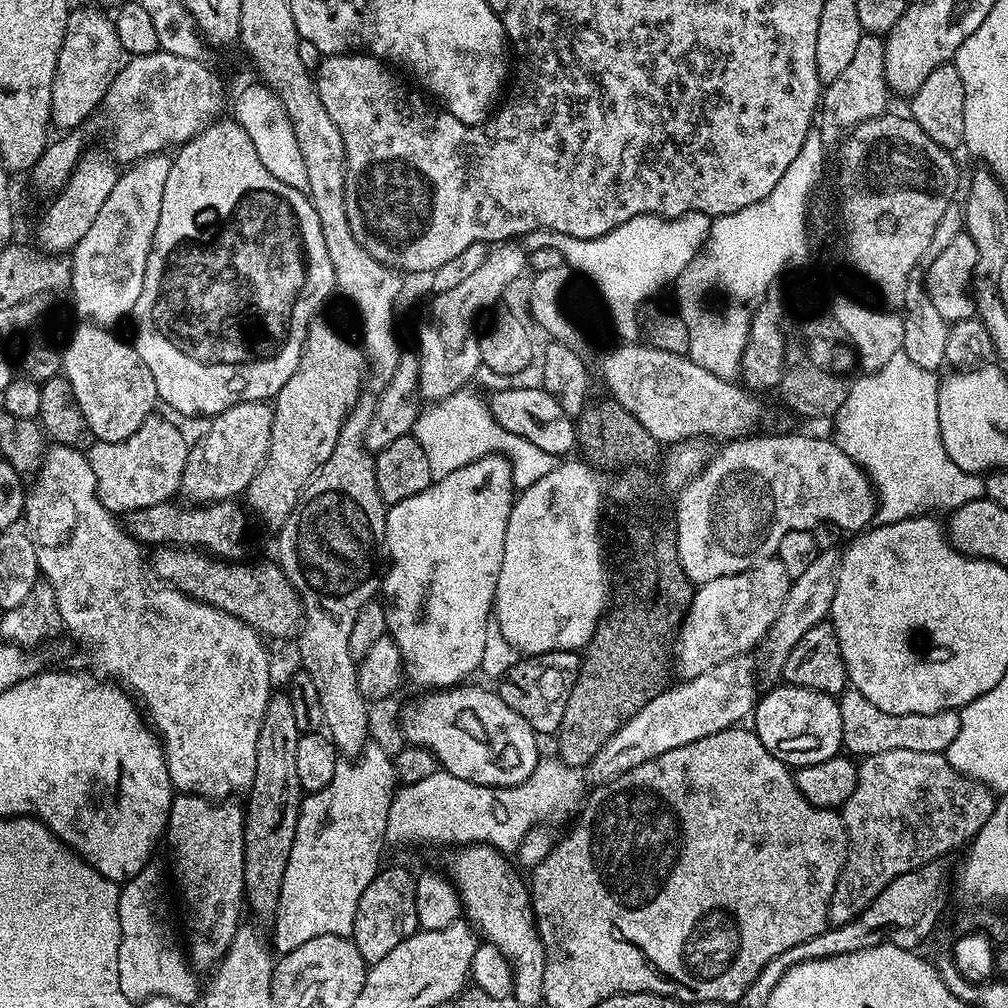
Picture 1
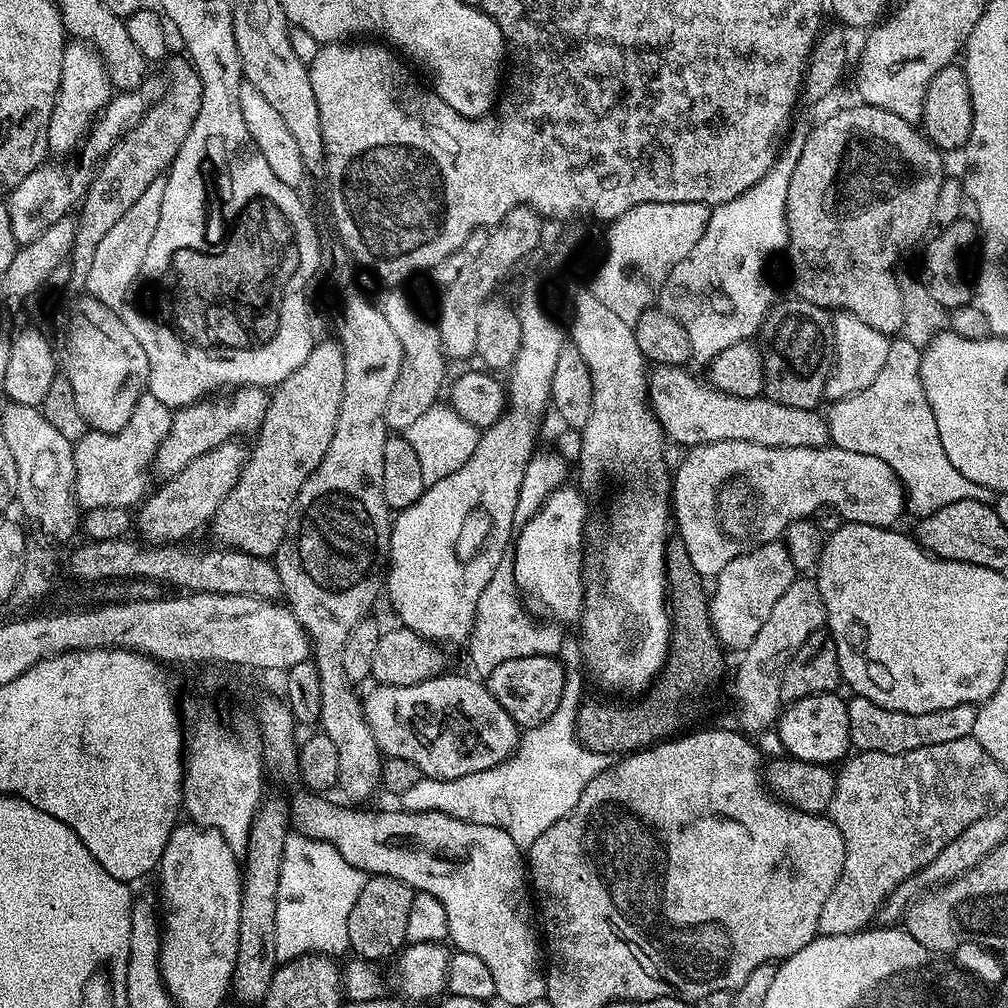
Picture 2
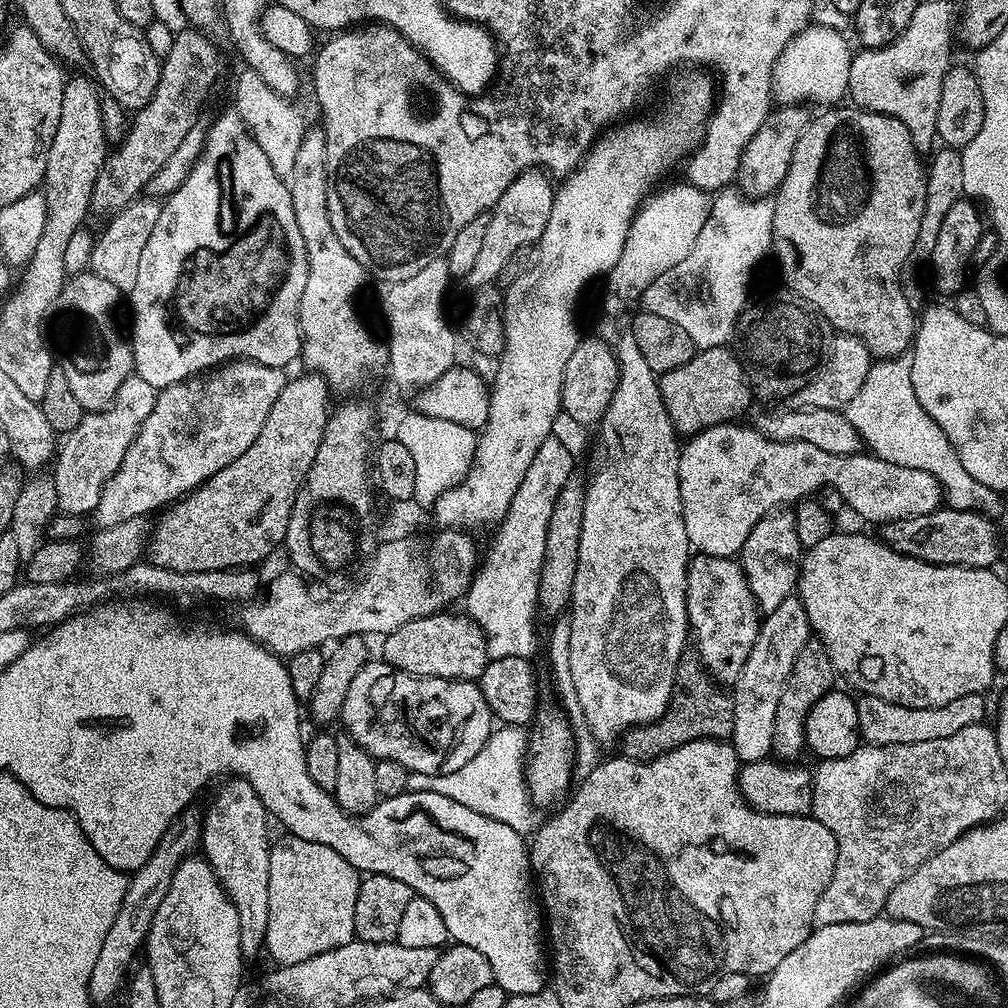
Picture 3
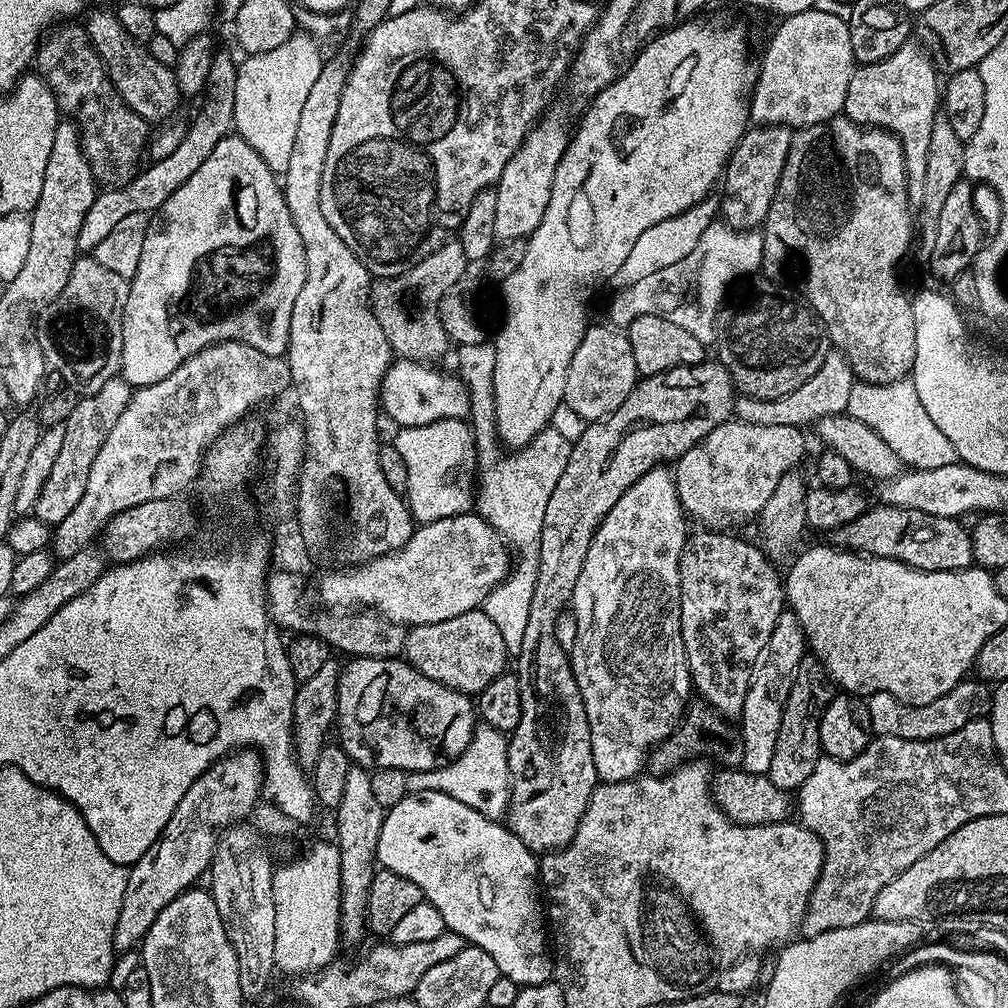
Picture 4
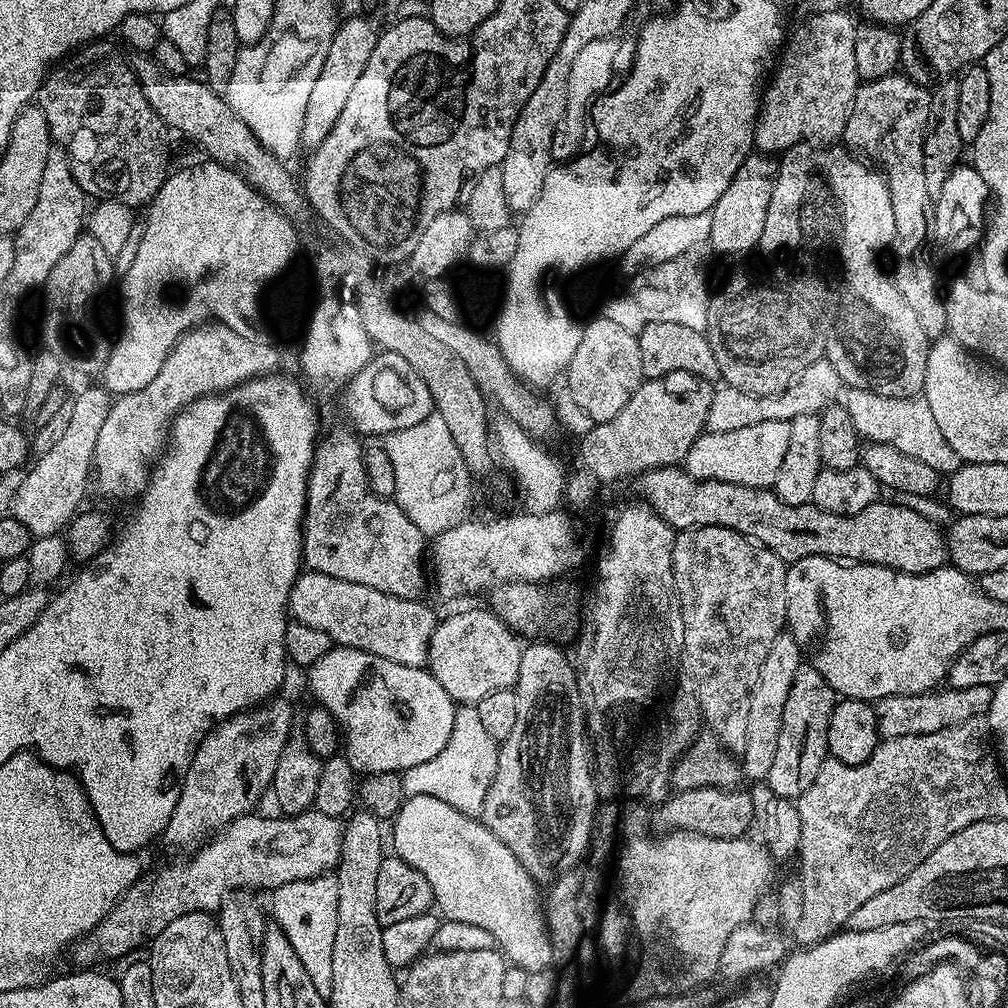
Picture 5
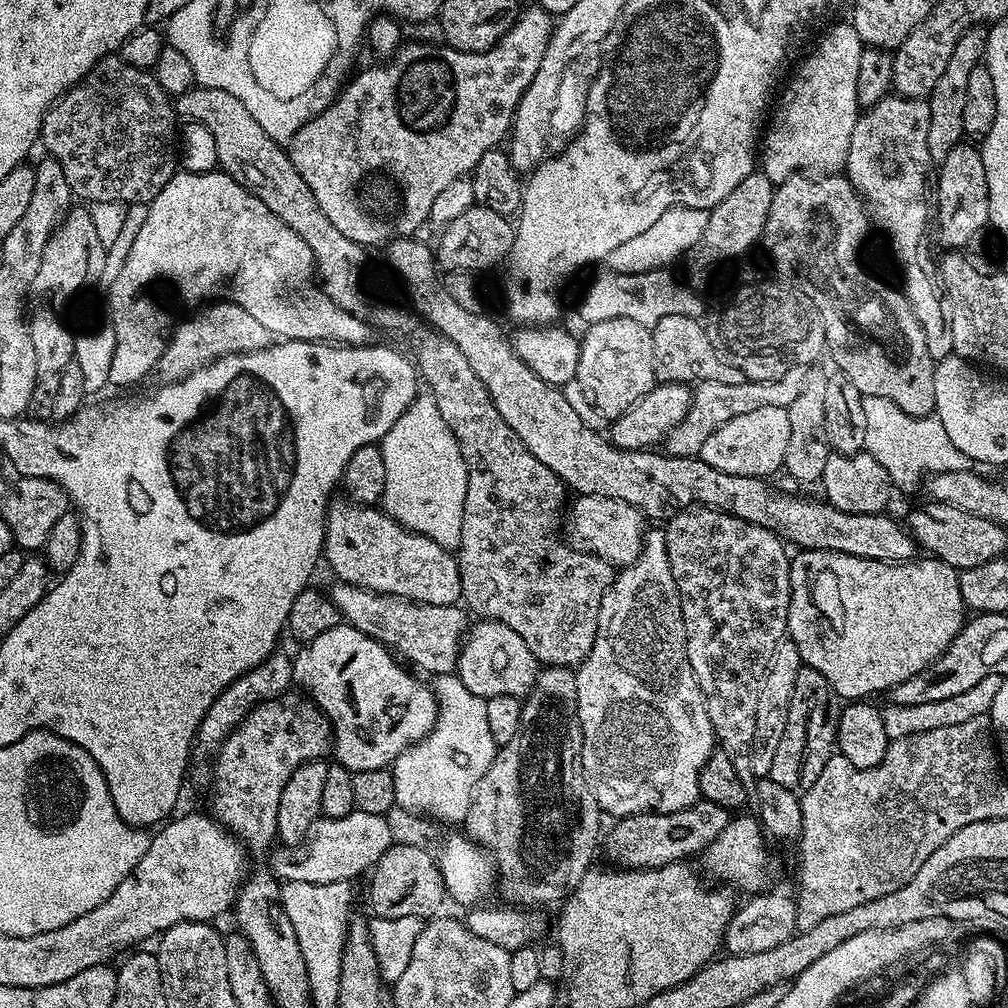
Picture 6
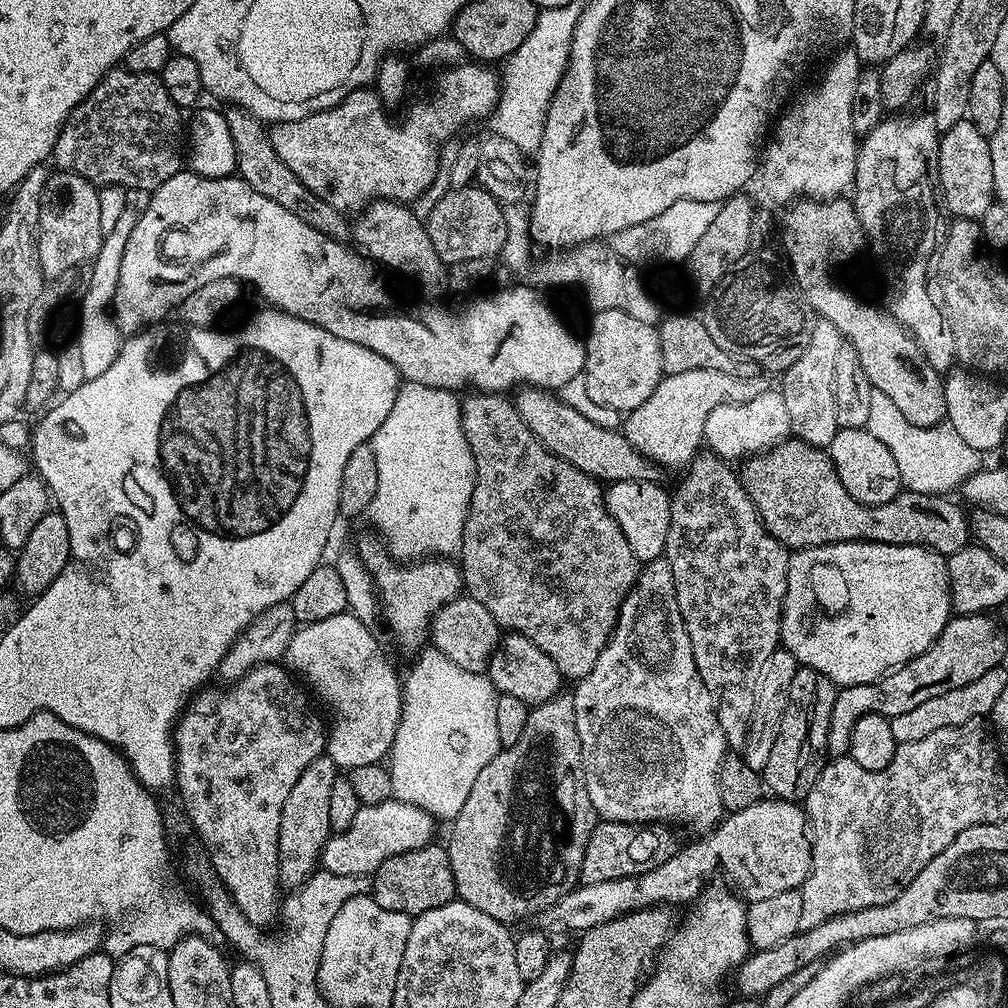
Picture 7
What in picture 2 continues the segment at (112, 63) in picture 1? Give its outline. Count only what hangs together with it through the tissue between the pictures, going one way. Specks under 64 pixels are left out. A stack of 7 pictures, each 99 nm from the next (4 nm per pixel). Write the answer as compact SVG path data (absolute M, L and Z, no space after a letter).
M68 42L64 45L62 54L62 78L56 91L54 110L50 114L50 134L48 135L49 153L64 158L67 152L75 153L81 147L82 141L91 130L92 125L101 110L112 99L114 89L112 79L104 65L104 60L83 42Z

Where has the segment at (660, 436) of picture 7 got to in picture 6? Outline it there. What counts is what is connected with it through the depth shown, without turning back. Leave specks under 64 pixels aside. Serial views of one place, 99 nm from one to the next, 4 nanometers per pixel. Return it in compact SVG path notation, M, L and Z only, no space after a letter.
M804 368L786 370L782 378L777 380L744 380L738 386L726 386L722 382L699 382L692 388L690 410L680 421L672 427L666 437L667 455L696 456L702 450L702 442L730 422L730 418L738 418L738 414L750 414L753 410L760 410L762 406L778 406L788 408L804 389L806 372Z

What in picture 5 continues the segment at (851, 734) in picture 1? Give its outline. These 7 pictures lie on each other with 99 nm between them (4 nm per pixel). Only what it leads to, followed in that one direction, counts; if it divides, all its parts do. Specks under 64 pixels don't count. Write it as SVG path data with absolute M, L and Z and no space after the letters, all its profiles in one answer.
M990 684L965 688L944 686L939 690L924 692L920 696L887 696L874 704L878 730L883 739L889 740L914 734L934 734L934 730L958 726L969 718L987 716L992 701L992 689L993 685Z

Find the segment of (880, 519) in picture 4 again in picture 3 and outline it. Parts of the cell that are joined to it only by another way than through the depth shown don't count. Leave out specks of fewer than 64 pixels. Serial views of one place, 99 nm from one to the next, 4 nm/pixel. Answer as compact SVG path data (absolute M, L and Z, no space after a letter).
M941 506L918 518L902 518L883 525L882 539L898 554L918 558L927 564L992 568L1000 556L1000 540L992 528L995 528L993 521L975 510L959 512L956 508Z

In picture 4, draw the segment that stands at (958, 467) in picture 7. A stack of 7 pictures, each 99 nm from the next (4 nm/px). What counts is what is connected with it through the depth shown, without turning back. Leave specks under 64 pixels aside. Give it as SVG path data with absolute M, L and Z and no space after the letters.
M905 378L893 384L853 383L847 414L870 426L909 469L937 468L957 463L958 457L954 446L950 446L950 438L946 438L946 434L934 426L930 414L926 414L926 406L922 406L911 379Z

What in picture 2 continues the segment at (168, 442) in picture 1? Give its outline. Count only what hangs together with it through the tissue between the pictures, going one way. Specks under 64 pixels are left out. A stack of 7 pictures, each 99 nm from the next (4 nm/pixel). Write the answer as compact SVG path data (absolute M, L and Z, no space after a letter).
M144 394L134 406L130 420L116 433L89 430L81 440L75 441L72 453L76 471L76 503L81 509L98 506L131 509L145 499L149 491L148 471L153 471L156 451L162 446L166 434L170 434L172 414L173 409L158 402L158 398Z

